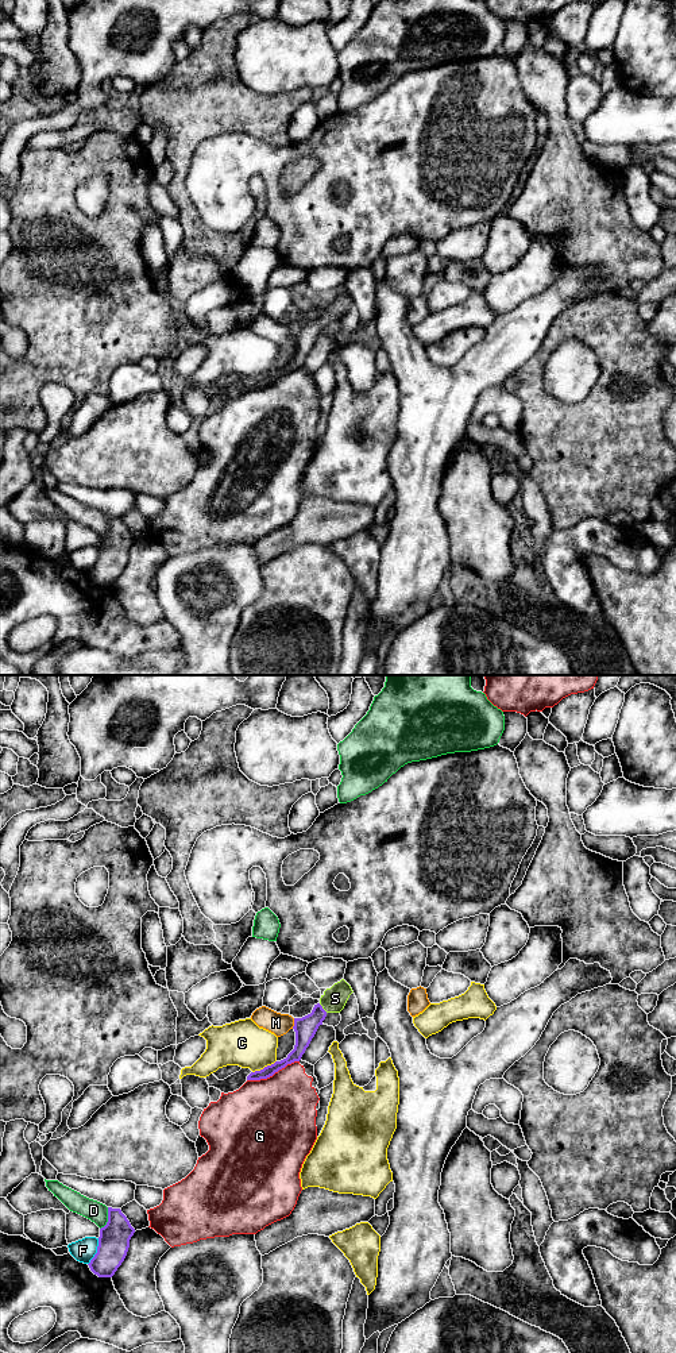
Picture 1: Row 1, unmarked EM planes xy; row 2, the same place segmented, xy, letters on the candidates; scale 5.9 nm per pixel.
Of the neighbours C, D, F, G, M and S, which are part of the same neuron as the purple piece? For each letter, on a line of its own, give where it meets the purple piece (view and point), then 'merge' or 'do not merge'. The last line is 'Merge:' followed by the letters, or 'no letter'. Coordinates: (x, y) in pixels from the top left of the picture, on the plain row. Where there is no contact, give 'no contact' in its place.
C: xy (265, 376) | do not merge
D: xy (108, 527) | do not merge
F: xy (97, 561) | do not merge
G: xy (273, 382) | do not merge
M: xy (294, 332) | do not merge
S: xy (321, 316) | merge
Merge: S

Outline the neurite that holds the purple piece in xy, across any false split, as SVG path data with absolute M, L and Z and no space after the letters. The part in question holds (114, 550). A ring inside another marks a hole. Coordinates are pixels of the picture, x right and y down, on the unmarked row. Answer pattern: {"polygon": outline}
{"polygon": "M108 516L108 531L100 537L97 562L88 573L98 586L112 586L124 570L135 537L120 517Z"}

